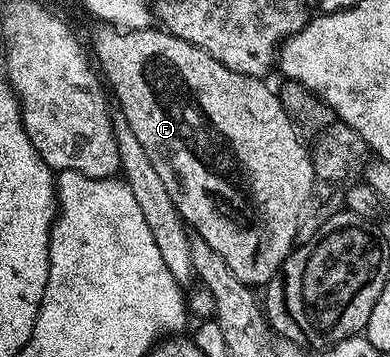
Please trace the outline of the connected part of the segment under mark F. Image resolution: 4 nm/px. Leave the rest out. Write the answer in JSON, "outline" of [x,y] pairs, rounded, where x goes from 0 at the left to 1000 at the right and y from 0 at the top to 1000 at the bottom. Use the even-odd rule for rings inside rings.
{"outline":[[[285,67],[246,73],[251,76],[241,84],[236,151],[246,165],[249,193],[279,255],[285,246],[292,258],[290,283],[297,297],[297,283],[303,283],[303,297],[313,305],[315,325],[323,328],[315,331],[318,347],[349,381],[349,392],[359,392],[369,426],[379,426],[379,448],[390,448],[390,471],[400,471],[410,504],[421,504],[421,527],[431,527],[431,549],[441,549],[469,619],[574,723],[577,737],[618,790],[628,790],[644,807],[679,804],[682,793],[721,756],[723,731],[754,697],[764,664],[764,630],[785,588],[779,585],[785,563],[792,560],[795,541],[800,541],[800,555],[810,532],[797,423],[787,412],[785,420],[774,412],[777,389],[754,361],[754,345],[728,314],[710,261],[700,249],[692,255],[679,241],[685,232],[674,221],[641,218],[631,207],[595,202],[582,185],[564,179],[544,157],[533,157],[533,146],[462,112],[421,78],[403,78],[405,84],[395,84],[397,78],[305,78]]]}

